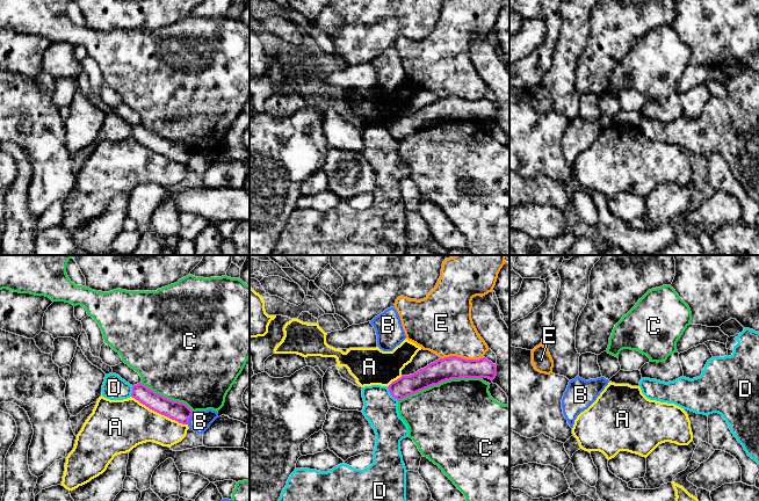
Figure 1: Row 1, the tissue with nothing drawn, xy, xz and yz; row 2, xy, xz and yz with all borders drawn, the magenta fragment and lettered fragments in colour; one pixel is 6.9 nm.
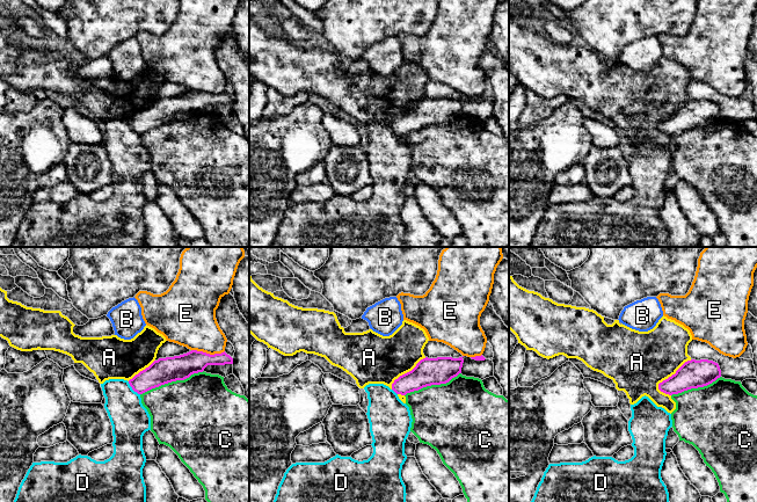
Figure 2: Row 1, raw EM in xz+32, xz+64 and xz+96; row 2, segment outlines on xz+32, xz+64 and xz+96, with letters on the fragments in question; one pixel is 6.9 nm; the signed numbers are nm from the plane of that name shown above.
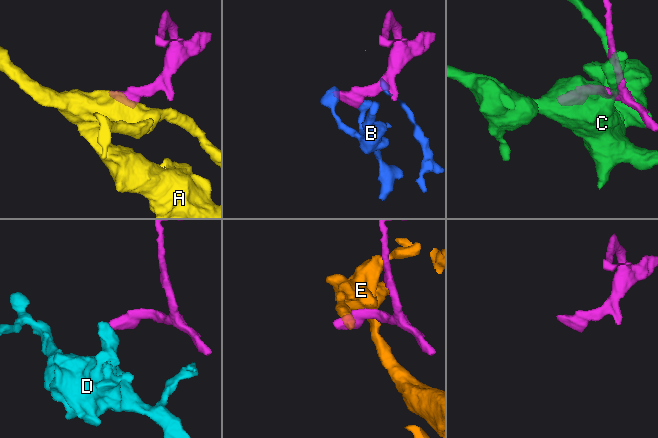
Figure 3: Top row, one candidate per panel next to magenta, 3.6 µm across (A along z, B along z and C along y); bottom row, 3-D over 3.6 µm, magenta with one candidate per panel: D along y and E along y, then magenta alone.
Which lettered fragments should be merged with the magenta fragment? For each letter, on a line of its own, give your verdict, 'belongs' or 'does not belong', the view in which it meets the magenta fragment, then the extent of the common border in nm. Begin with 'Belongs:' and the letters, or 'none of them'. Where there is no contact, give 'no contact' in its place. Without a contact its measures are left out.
Belongs: none of them
A: does not belong; contact in xy; length 440 nm
B: does not belong; contact in xy; length 100 nm
C: does not belong; contact in xz; length 600 nm
D: does not belong; contact in xz; length 130 nm
E: does not belong; contact in xz; length 300 nm

